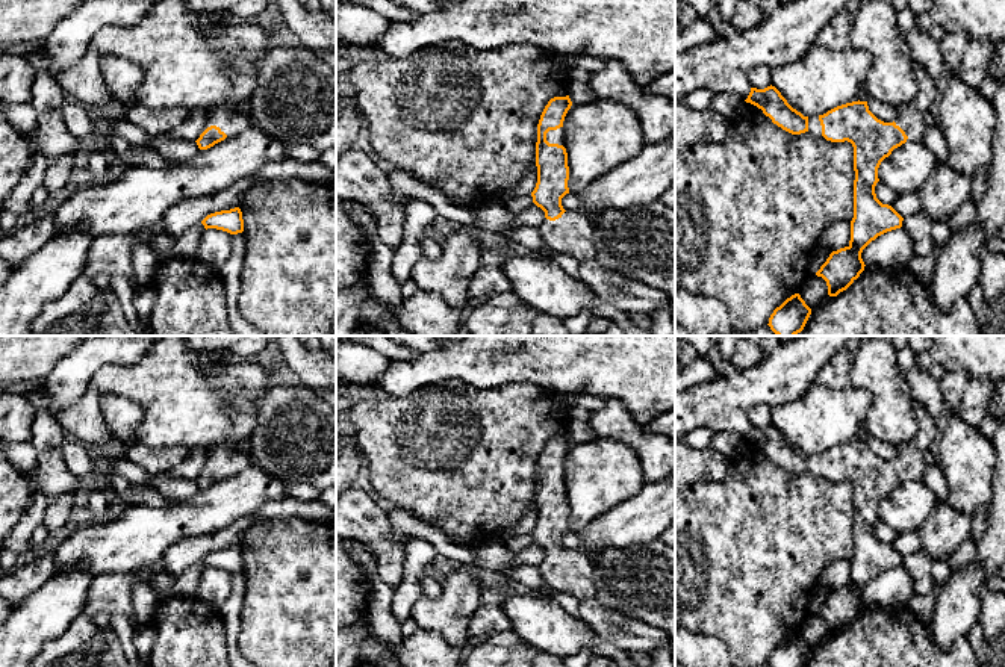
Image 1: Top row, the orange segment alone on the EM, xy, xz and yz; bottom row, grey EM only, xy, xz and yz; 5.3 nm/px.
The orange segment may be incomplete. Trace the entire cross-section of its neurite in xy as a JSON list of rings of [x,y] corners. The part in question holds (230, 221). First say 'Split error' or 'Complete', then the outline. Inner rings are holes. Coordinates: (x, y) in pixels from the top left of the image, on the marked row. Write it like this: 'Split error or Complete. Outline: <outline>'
Complete. Outline: [[[239,207],[210,213],[201,221],[201,224],[206,230],[216,228],[230,234],[238,234],[244,231],[244,219]]]

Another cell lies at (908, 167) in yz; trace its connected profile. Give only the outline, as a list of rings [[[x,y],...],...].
[[[922,142],[902,144],[878,168],[878,178],[896,195],[916,192],[932,175],[938,160]]]

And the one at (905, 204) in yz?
[[[908,192],[908,194],[896,195],[895,200],[893,200],[891,207],[902,218],[908,218],[908,216],[917,213],[919,210],[922,210],[920,200],[919,200],[919,194]]]

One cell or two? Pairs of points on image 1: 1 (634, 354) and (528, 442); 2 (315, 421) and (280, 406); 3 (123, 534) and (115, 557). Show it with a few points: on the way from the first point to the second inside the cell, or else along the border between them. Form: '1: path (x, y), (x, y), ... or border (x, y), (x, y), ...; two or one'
1: border (532, 383), (551, 390), (566, 392); two
2: path (306, 421), (295, 421), (289, 415); one
3: path (123, 540), (117, 551); one

